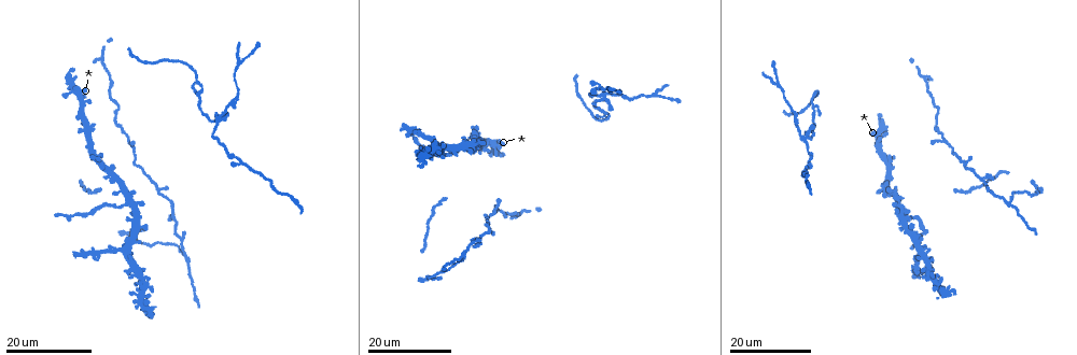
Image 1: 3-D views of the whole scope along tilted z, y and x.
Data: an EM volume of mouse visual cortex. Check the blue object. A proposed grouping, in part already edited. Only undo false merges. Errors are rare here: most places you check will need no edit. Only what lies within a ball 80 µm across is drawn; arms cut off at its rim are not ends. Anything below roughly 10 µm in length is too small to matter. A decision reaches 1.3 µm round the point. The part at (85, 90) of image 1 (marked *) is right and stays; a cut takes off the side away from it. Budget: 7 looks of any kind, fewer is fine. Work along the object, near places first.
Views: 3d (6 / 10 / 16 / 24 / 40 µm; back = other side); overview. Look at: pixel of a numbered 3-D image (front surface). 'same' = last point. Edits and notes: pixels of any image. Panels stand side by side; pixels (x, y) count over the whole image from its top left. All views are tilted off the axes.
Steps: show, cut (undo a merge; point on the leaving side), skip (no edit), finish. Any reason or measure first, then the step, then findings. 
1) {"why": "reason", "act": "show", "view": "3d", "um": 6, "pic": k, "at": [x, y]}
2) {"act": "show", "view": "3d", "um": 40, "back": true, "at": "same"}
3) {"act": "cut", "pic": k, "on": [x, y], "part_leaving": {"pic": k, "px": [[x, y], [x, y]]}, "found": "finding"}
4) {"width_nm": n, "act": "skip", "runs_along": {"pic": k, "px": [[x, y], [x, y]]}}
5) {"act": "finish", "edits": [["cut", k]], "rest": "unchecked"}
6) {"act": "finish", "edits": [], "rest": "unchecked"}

{"why": "a fork", "act": "show", "view": "3d", "um": 24, "pic": 1, "at": [93, 127]}

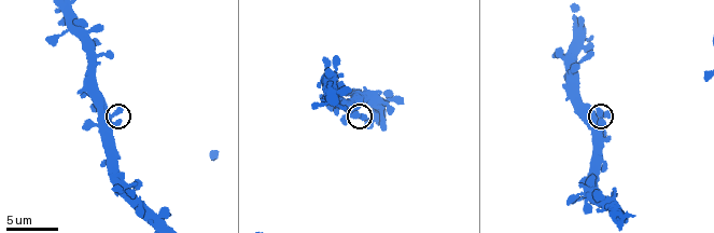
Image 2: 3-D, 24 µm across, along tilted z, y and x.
{"why": "closer look", "act": "show", "view": "3d", "um": 10, "pic": 2, "at": [113, 116]}

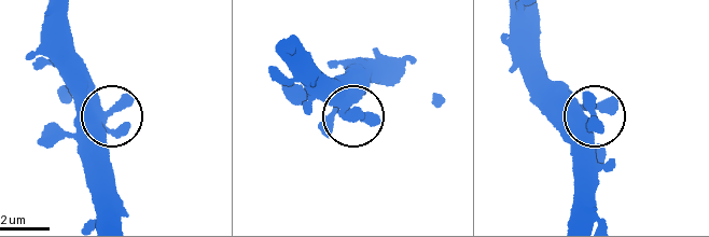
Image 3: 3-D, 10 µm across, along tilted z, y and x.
{"side_arm_um": 61, "arms": 3, "act": "skip", "found": "all the same neuron"}

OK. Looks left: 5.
{"act": "show", "view": "3d", "um": 6, "pic": 2, "at": [82, 39]}

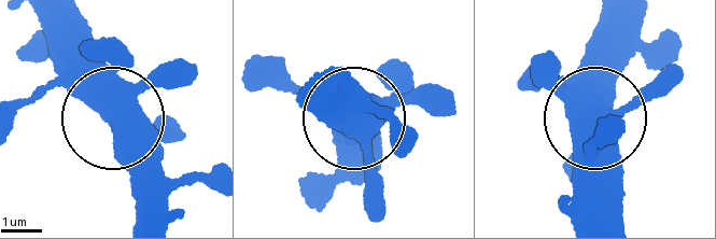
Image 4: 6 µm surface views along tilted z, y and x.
{"act": "skip", "found": "continuous, no second neuron"}

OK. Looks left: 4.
{"act": "show", "view": "3d", "um": 16, "pic": 1, "at": [600, 95]}

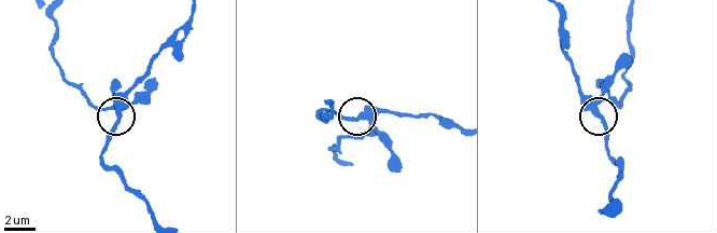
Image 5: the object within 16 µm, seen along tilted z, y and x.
{"act": "show", "view": "3d", "um": 6, "pic": 5, "at": [596, 114]}

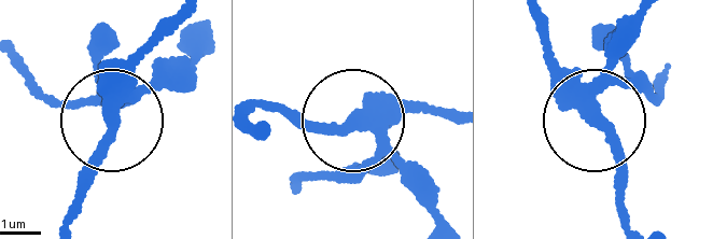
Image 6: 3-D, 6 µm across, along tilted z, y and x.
{"side_arm_um": 23, "act": "skip", "runs_along": {"pic": 6, "px": [[294, 185], [363, 160], [362, 121], [443, 112]]}, "found": "continuous, no second neuron"}

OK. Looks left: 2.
{"why": "three arms meet", "act": "show", "view": "3d", "um": 16, "pic": 1, "at": [653, 97]}

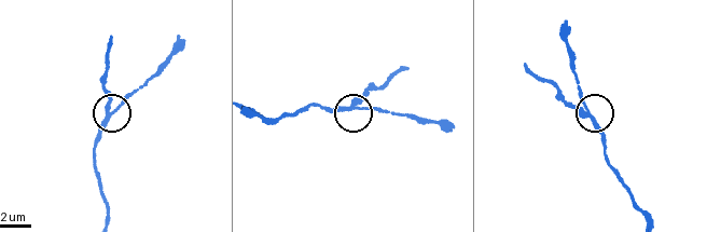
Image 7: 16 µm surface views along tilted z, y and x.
{"act": "show", "view": "3d", "um": 10, "pic": 7, "at": [588, 113]}

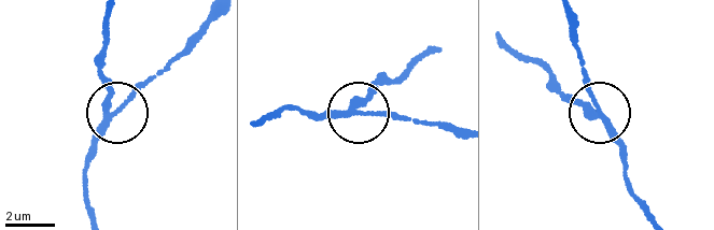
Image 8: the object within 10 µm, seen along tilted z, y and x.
{"width_nm": 200, "act": "skip", "runs_along": {"pic": 8, "px": [[650, 212], [634, 193], [618, 143], [596, 103], [578, 42]]}, "found": "all the same neuron"}

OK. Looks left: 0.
{"act": "finish", "edits": [], "rest": "unchecked"}

